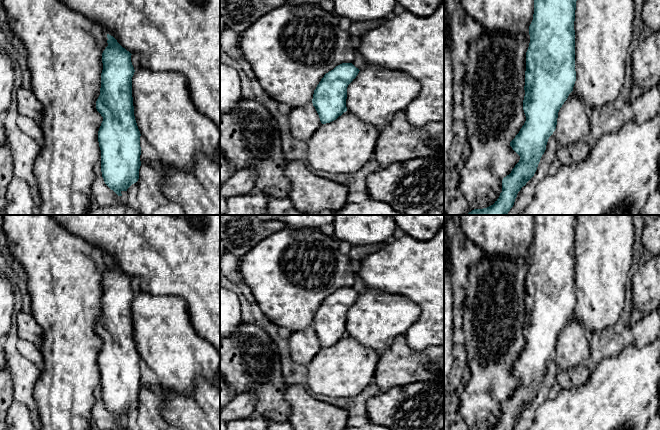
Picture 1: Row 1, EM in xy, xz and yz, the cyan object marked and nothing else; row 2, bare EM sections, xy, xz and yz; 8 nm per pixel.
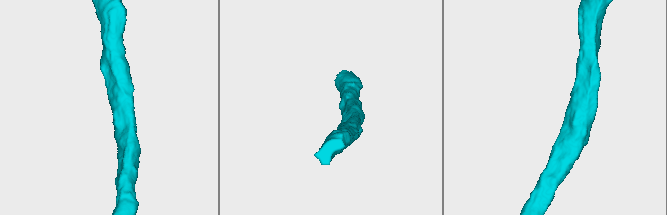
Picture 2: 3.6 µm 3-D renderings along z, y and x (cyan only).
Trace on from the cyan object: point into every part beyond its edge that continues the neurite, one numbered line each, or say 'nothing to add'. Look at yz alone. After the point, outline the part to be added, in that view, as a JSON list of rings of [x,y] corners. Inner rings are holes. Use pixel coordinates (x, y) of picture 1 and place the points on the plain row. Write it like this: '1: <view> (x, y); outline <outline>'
1: yz (493, 311); outline [[[483,252],[483,261],[471,264],[468,271],[468,285],[463,304],[463,331],[467,365],[470,379],[459,397],[458,419],[462,419],[467,430],[491,430],[502,416],[502,404],[509,399],[520,380],[512,373],[510,366],[519,357],[526,345],[523,334],[525,320],[526,276],[530,267],[529,255],[518,259],[492,256]]]

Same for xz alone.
1: xz (290, 273); outline [[[289,227],[262,240],[258,245],[242,256],[240,258],[240,271],[243,277],[243,283],[250,288],[261,312],[278,327],[284,327],[294,332],[301,331],[309,326],[312,326],[314,314],[326,297],[342,287],[351,287],[353,285],[356,273],[354,273],[351,269],[350,260],[351,258],[349,255],[345,255],[340,252],[338,240],[335,237],[323,234],[319,228]]]

